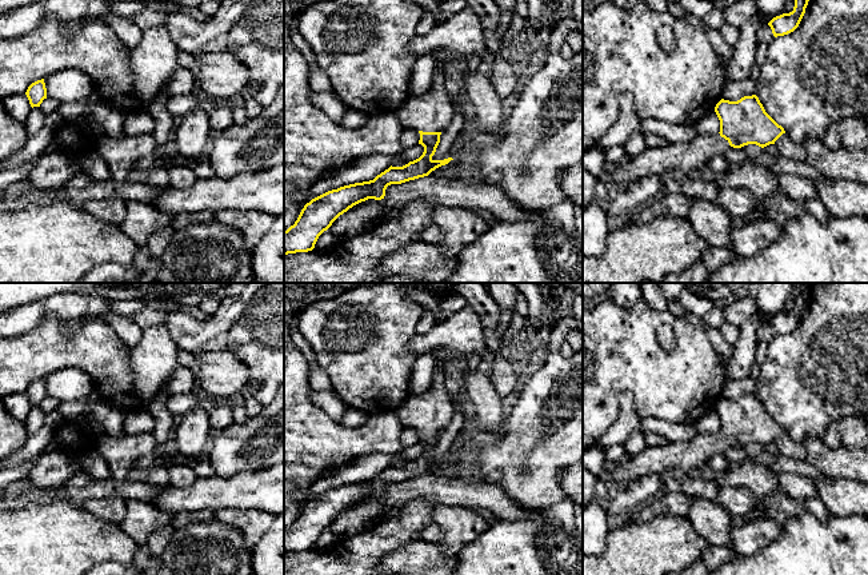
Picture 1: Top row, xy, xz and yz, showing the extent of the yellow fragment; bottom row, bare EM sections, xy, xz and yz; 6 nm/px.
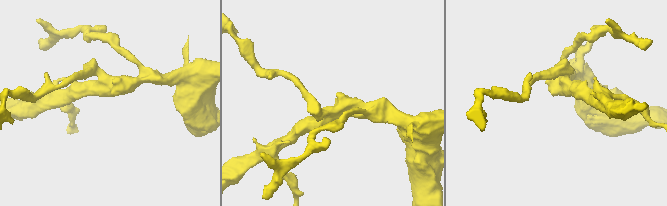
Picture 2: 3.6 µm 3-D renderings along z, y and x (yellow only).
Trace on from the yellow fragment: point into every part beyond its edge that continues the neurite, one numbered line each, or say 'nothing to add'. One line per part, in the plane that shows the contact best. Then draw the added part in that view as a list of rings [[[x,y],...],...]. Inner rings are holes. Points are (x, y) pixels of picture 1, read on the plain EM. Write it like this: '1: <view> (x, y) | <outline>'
1: xz (432, 410) | [[[437,366],[431,378],[429,388],[421,395],[409,395],[396,410],[404,427],[423,431],[441,431],[452,420],[457,408],[445,390],[444,366]]]

